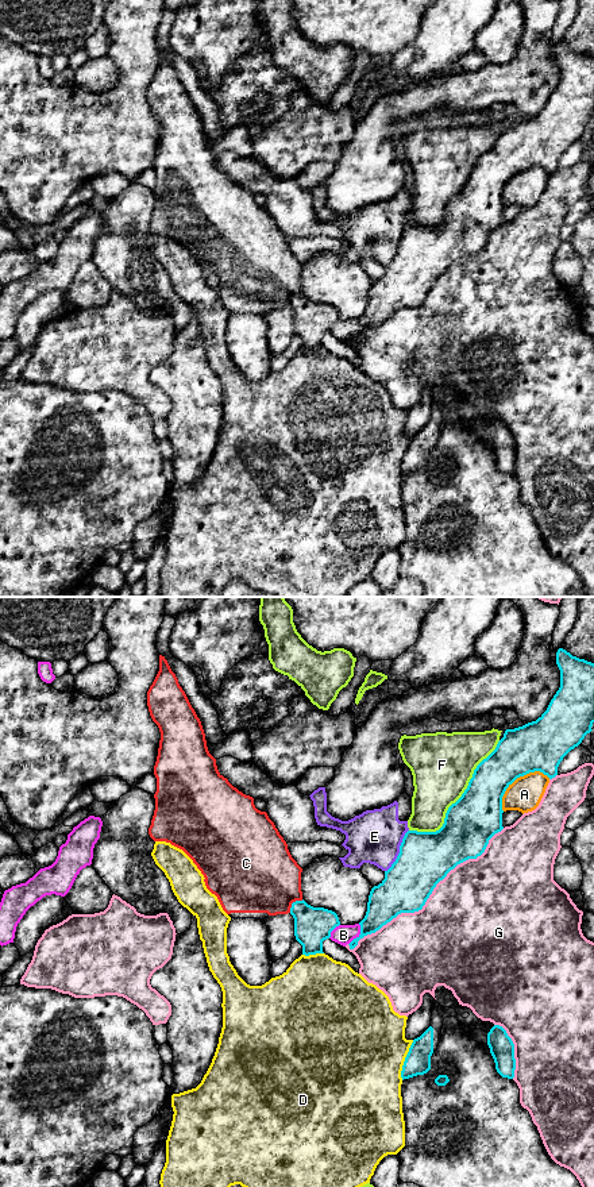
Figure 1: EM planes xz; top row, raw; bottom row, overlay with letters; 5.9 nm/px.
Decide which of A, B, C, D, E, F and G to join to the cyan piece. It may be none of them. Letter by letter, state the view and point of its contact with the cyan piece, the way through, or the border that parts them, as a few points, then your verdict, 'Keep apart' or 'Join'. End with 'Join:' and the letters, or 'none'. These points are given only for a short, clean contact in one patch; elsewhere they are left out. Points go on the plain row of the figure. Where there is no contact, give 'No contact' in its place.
A: Touches cyan at xz (517, 172). Keep apart
B: Touches cyan at xz (359, 330). Keep apart
C: Touches cyan at xz (293, 297). Join
D: Touches cyan at xz (405, 455). Keep apart
E: Touches cyan at xz (400, 246). Keep apart
F: Touches cyan at xz (458, 195). Keep apart
G: Touches cyan at xz (428, 292). Keep apart
Join: C

